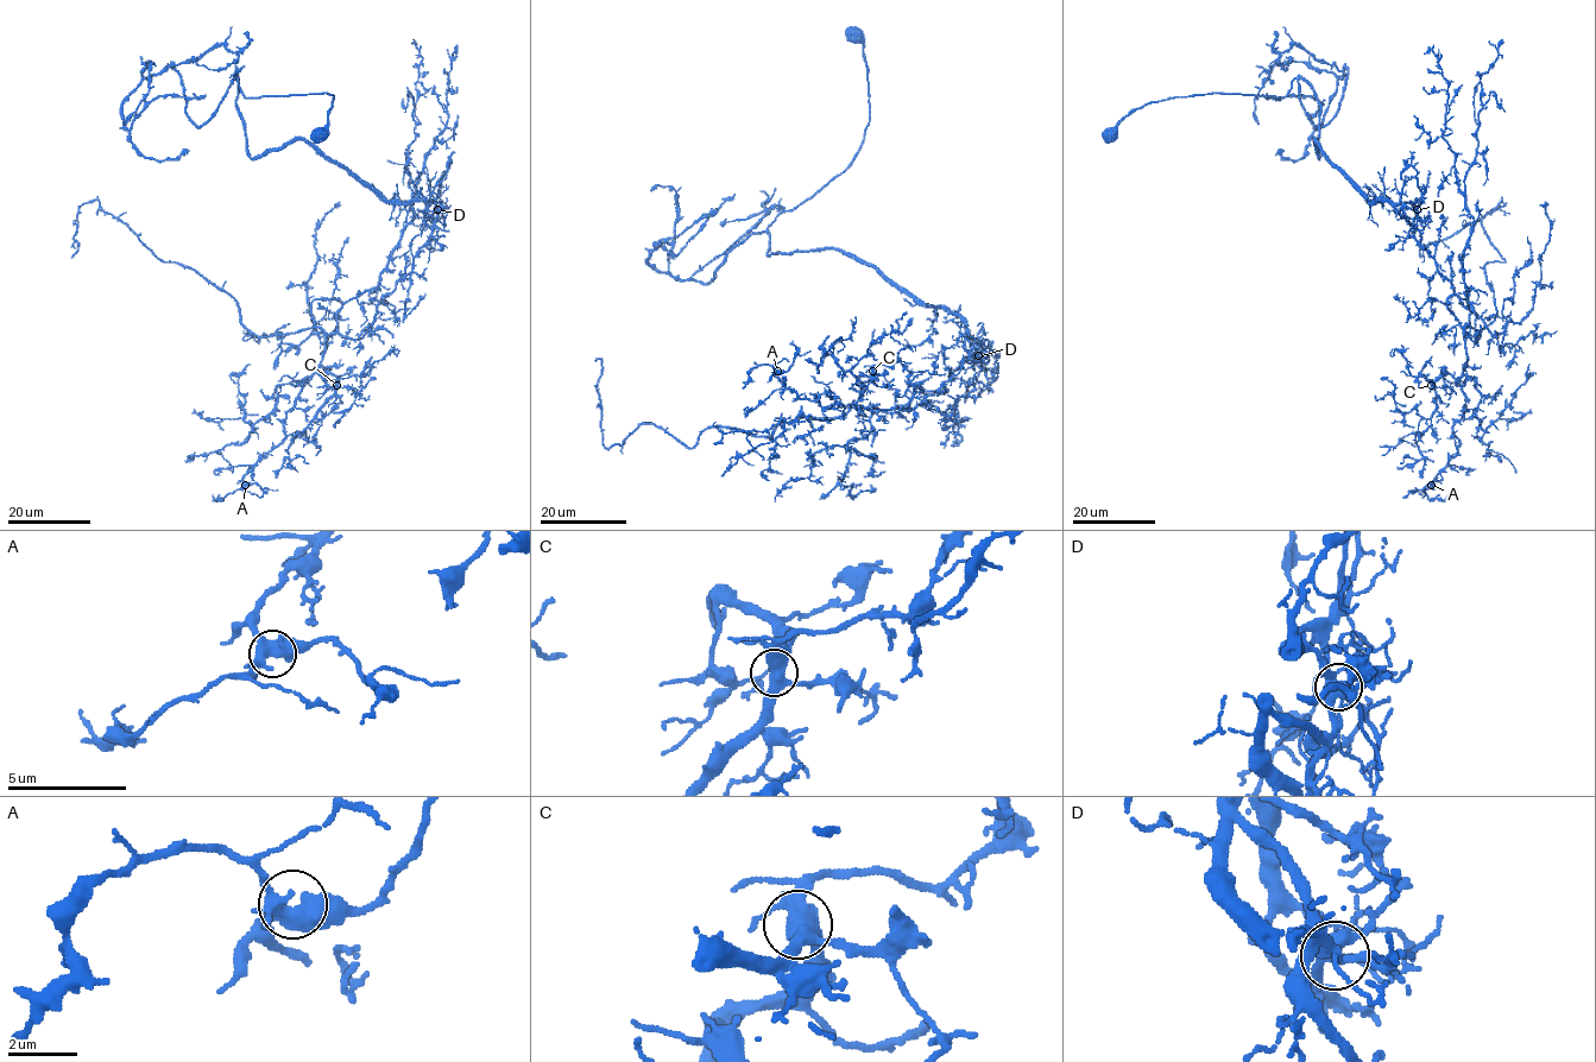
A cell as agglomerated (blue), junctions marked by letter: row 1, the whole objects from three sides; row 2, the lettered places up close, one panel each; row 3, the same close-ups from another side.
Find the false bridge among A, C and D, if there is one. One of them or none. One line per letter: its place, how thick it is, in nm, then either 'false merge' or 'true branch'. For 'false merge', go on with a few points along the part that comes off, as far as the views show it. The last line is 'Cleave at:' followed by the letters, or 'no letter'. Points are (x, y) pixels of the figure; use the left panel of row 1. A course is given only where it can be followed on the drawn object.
A: (245, 485) | 480 nm | true branch
C: (336, 385) | 440 nm | true branch
D: (437, 209) | 440 nm | false merge | (437, 209), (382, 200), (303, 140), (252, 158), (237, 78), (199, 127), (165, 67), (122, 122), (206, 94)
Cleave at: D

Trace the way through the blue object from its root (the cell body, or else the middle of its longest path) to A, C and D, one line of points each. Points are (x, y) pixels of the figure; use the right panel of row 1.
A: (1111, 133), (1152, 102), (1311, 87), (1318, 157), (1314, 139), (1414, 228), (1469, 335), (1458, 452), (1431, 485)
C: (1111, 133), (1152, 102), (1284, 98), (1303, 78), (1318, 157), (1314, 139), (1452, 285), (1468, 361), (1431, 385)
D: (1111, 133), (1152, 102), (1284, 98), (1303, 78), (1320, 109), (1318, 157), (1314, 139), (1370, 202), (1417, 209)

